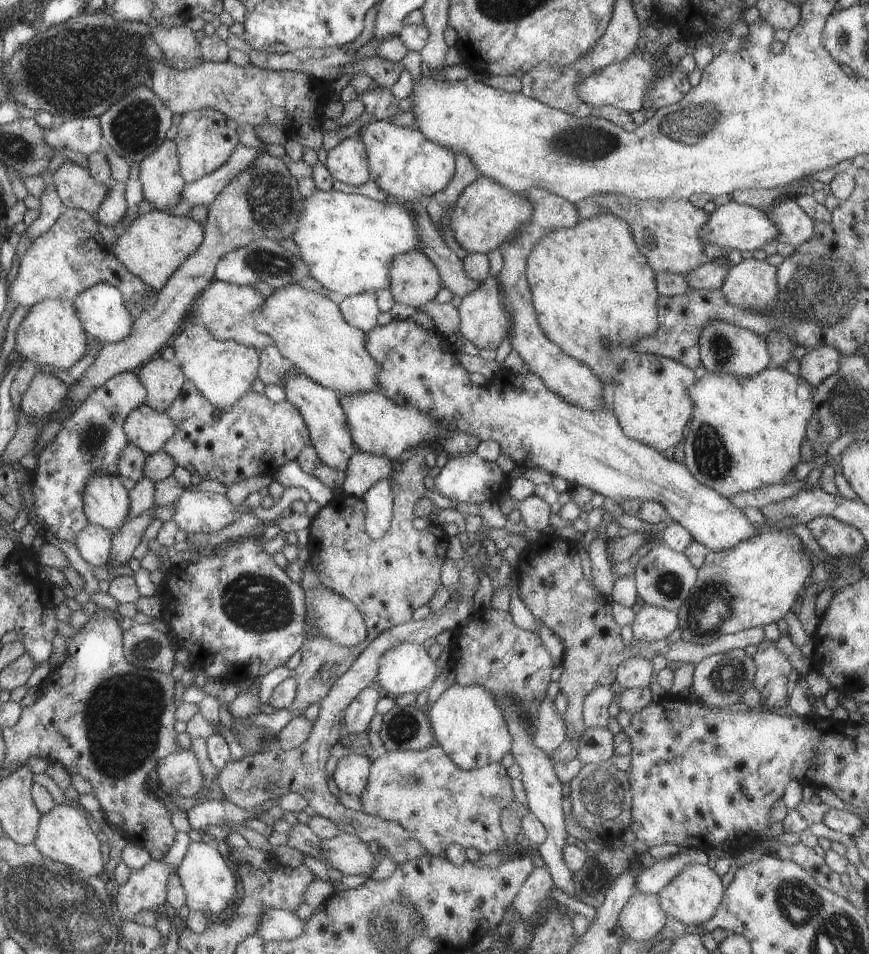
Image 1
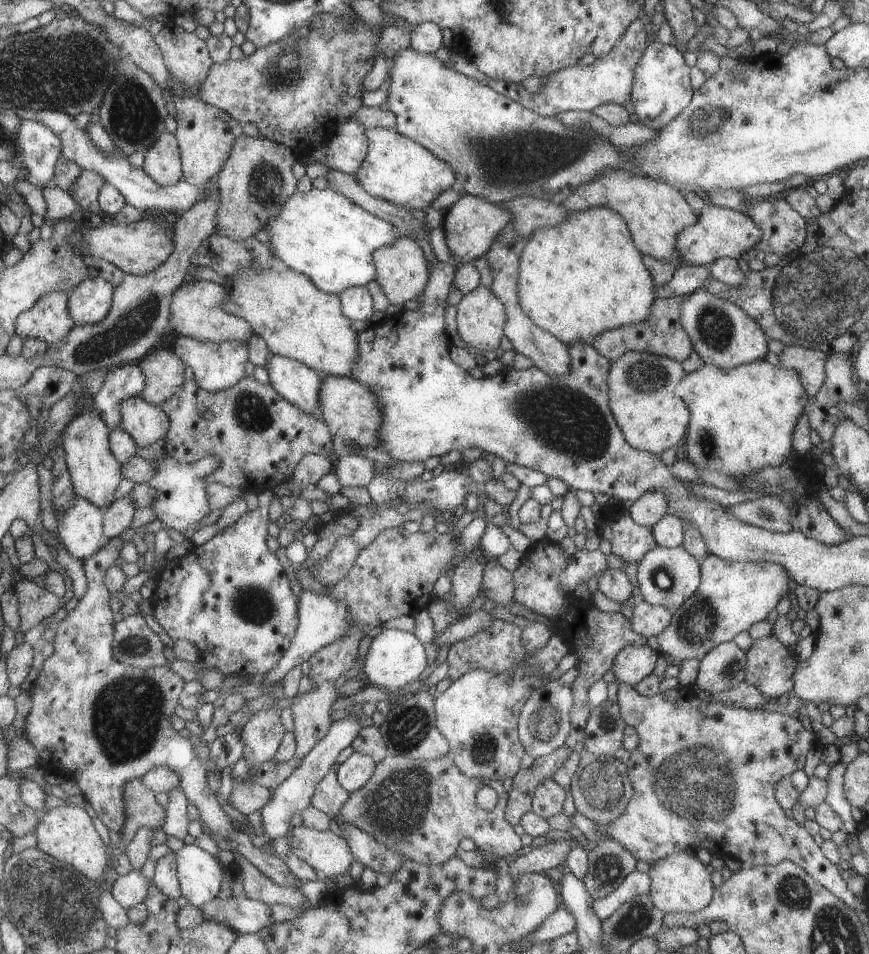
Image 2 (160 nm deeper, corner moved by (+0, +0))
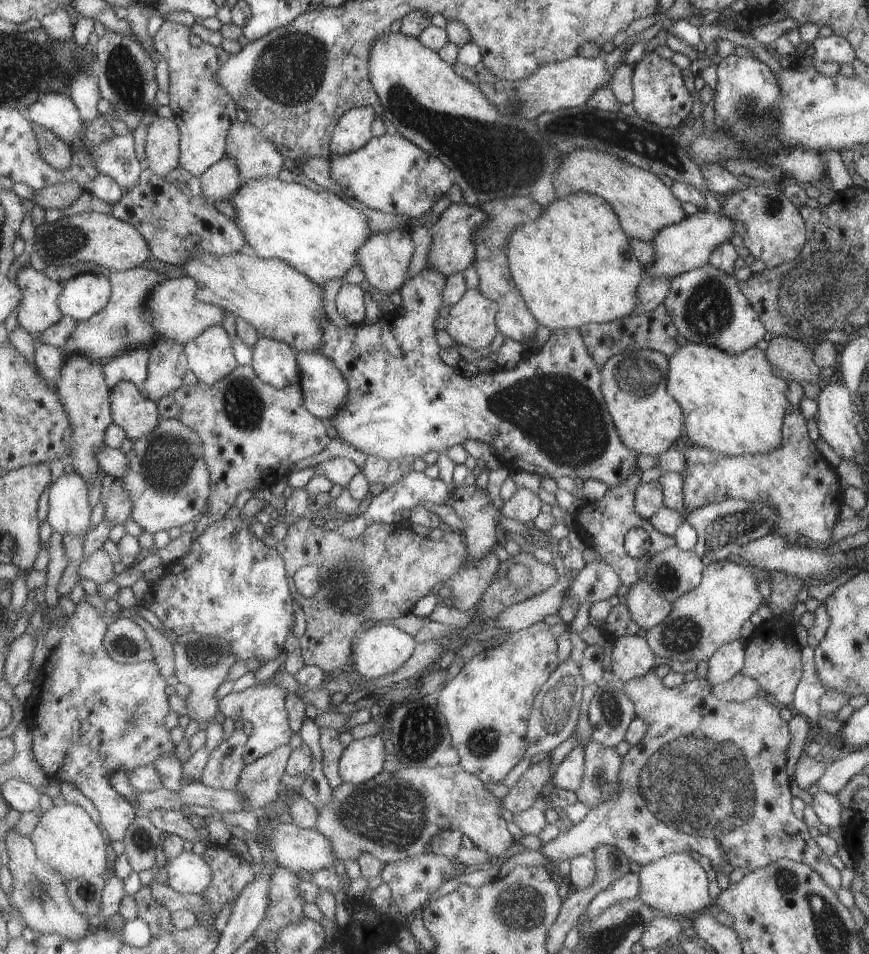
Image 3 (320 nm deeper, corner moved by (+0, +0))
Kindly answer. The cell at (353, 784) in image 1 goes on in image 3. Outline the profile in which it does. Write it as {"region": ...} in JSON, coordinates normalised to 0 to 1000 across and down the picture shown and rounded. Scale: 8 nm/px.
{"region":[[[435,770],[406,775],[389,797],[389,810],[395,821],[421,821],[438,809],[443,797],[443,780]]]}

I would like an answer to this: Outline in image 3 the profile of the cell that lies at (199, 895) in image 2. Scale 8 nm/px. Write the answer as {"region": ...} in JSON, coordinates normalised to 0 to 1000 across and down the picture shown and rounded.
{"region":[[[209,893],[196,901],[193,928],[212,938],[230,938],[242,927],[245,914],[234,897]]]}

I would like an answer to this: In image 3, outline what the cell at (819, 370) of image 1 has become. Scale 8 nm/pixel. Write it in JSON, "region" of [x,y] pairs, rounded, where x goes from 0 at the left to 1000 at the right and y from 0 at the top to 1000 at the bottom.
{"region":[[[892,351],[884,357],[879,371],[902,397],[917,401],[944,400],[944,386],[936,379],[936,368],[923,357]]]}

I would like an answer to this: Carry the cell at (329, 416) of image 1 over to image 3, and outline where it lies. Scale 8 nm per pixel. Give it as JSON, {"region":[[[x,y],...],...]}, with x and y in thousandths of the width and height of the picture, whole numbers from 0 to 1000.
{"region":[[[296,353],[288,367],[288,385],[298,398],[316,407],[329,406],[333,401],[343,403],[346,398],[338,366],[327,358],[312,353]]]}

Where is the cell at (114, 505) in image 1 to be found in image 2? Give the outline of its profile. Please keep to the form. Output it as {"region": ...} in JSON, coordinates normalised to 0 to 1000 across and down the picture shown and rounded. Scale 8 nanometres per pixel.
{"region":[[[98,416],[90,426],[90,435],[85,436],[72,455],[74,471],[87,520],[99,522],[114,532],[123,528],[128,530],[132,526],[132,514],[143,501],[140,486],[129,473],[128,450],[119,435],[108,429],[110,421],[107,416]]]}

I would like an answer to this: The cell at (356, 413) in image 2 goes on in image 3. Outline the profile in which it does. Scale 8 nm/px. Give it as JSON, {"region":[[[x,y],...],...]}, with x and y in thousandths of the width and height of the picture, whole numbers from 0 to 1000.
{"region":[[[338,366],[346,398],[343,400],[351,427],[361,437],[372,441],[381,440],[402,418],[400,403],[392,390],[366,368]]]}

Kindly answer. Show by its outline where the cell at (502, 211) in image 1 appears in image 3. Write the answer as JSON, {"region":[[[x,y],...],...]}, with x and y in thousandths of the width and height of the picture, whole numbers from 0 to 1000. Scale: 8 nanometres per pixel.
{"region":[[[519,213],[499,235],[494,235],[496,254],[490,264],[490,278],[514,291],[524,286],[532,286],[545,273],[544,245],[563,227],[549,217],[532,213]]]}

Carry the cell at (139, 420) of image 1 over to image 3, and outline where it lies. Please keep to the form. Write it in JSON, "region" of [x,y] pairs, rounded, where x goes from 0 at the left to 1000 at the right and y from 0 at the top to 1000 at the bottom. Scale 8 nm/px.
{"region":[[[154,400],[137,401],[127,416],[131,442],[144,450],[148,460],[159,462],[182,447],[185,440],[182,422],[170,418]]]}

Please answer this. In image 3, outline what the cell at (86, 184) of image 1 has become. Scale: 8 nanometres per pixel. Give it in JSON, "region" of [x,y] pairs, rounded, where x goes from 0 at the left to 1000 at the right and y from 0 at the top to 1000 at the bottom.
{"region":[[[36,128],[44,143],[46,158],[49,166],[64,177],[77,179],[84,174],[84,157],[76,147],[68,145],[56,134],[48,133],[46,130]]]}

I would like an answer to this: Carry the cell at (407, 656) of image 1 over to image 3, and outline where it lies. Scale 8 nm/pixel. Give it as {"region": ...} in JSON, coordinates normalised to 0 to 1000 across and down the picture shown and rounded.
{"region":[[[436,652],[417,661],[411,661],[405,667],[405,675],[402,678],[403,703],[421,712],[448,708],[472,690],[478,676],[475,669],[467,662],[453,657],[450,653]]]}

